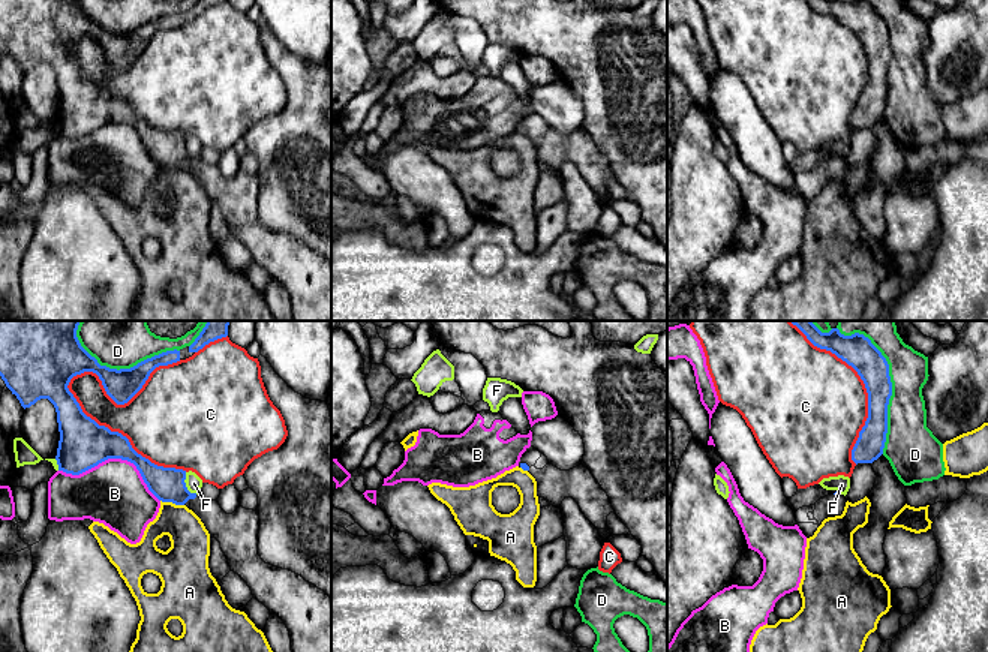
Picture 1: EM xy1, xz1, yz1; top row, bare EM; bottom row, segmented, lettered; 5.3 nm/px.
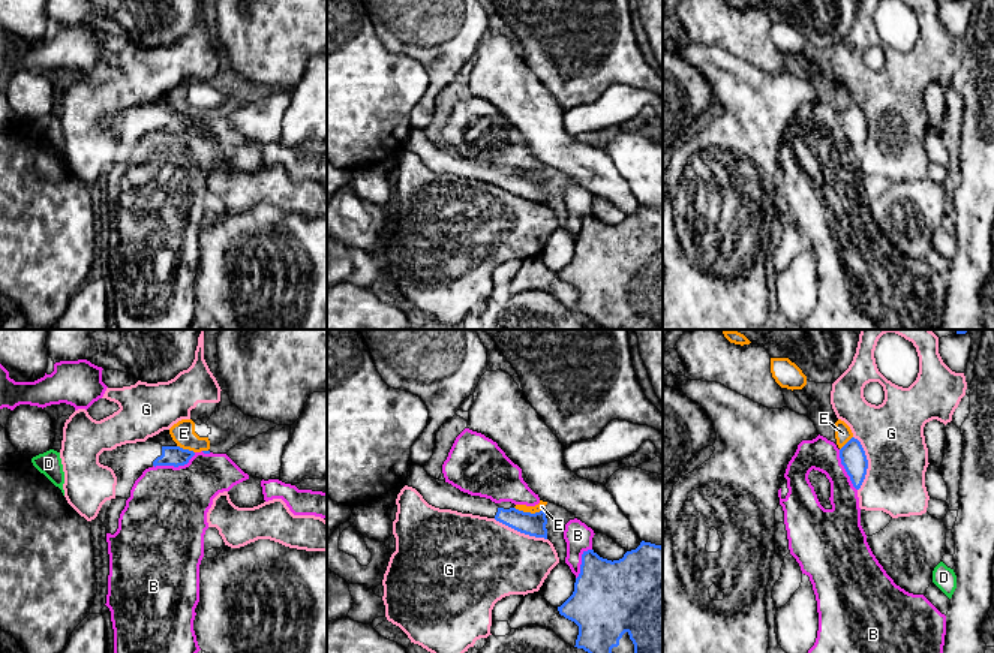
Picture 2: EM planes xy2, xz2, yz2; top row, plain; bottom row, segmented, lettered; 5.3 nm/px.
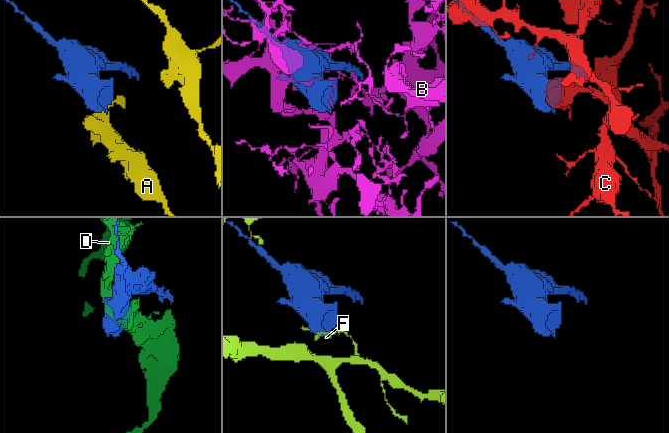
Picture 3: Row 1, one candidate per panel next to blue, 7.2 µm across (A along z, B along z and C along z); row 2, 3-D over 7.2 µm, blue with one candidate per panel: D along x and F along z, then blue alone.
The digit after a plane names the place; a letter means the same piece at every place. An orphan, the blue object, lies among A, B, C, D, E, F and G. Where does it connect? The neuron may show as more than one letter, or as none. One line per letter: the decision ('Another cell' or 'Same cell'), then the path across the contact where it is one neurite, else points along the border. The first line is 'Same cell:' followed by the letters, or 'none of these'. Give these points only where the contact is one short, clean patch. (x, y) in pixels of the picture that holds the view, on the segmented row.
Same cell: none of these
A: Another cell. Boundary: xy1 (161, 499), (183, 505)
B: Another cell
C: Another cell
D: Another cell
E: Another cell. Boundary: xz2 (514, 506), (531, 512), (543, 511)
F: Another cell
G: Another cell

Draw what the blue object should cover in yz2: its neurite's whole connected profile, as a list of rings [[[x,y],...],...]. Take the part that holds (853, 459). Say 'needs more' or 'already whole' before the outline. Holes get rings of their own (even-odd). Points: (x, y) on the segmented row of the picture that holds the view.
already whole; [[[852,437],[841,449],[840,449],[841,464],[844,466],[850,481],[856,490],[861,488],[867,469],[868,460],[861,442]]]

